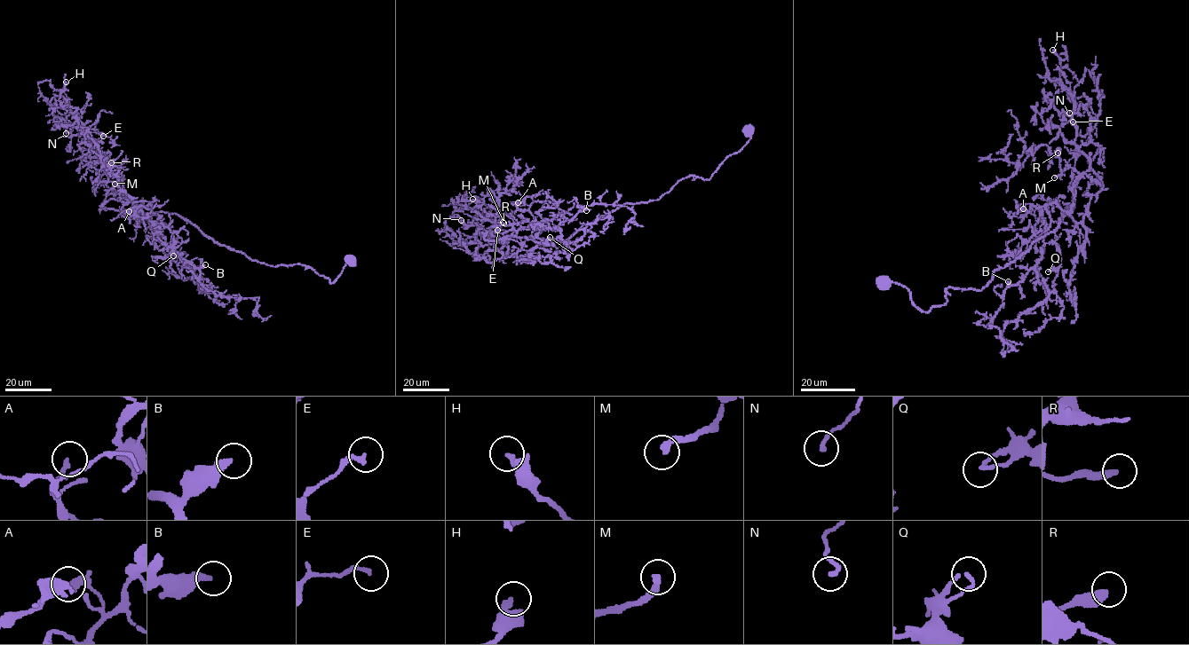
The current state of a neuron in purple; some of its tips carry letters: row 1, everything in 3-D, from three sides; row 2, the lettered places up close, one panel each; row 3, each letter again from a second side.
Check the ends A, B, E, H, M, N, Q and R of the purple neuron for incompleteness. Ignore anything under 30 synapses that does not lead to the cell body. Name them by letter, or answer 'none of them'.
M

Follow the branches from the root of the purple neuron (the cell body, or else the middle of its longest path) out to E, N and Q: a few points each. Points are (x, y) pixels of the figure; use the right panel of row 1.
E: (883, 283), (901, 285), (928, 311), (948, 287), (980, 290), (1051, 232), (1090, 164), (1073, 121)
N: (883, 283), (928, 311), (1051, 232), (1090, 164), (1074, 102), (1069, 113)
Q: (883, 283), (928, 311), (948, 287), (980, 290), (1058, 227), (1053, 202), (1043, 241), (1060, 256), (1048, 271)

